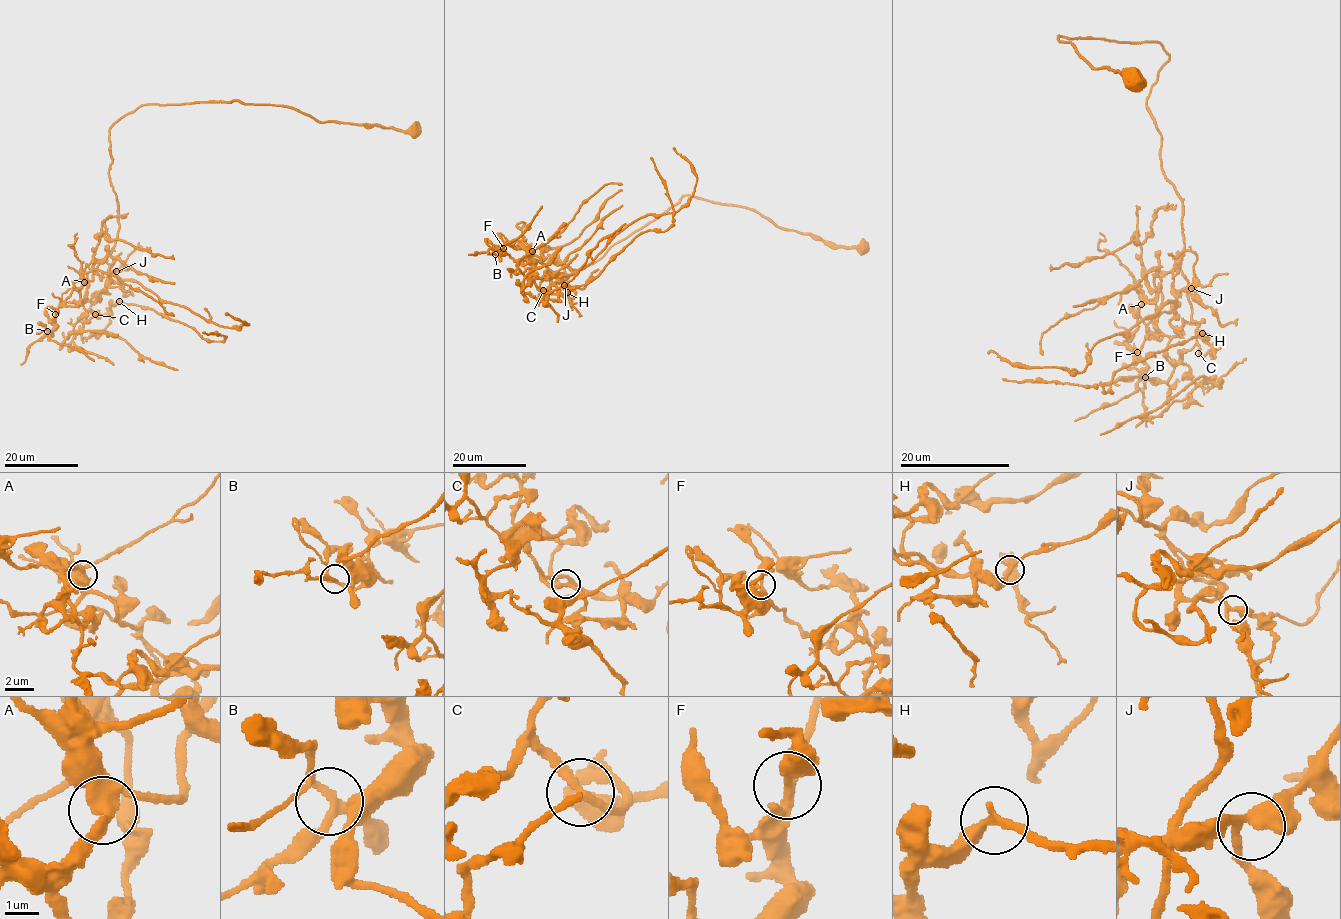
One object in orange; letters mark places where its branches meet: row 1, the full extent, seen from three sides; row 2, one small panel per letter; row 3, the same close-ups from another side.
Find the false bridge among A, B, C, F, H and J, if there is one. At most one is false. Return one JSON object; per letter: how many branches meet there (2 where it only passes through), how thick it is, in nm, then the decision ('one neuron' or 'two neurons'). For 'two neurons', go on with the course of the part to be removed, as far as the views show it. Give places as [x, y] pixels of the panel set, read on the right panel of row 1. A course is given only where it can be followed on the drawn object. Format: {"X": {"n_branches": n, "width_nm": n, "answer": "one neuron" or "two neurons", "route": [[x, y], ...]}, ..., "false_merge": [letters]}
{"A": {"n_branches": 2, "width_nm": 500, "answer": "one neuron"}, "B": {"n_branches": 3, "width_nm": 220, "answer": "one neuron"}, "C": {"n_branches": 2, "width_nm": 220, "answer": "one neuron"}, "F": {"n_branches": 3, "width_nm": 240, "answer": "one neuron"}, "H": {"n_branches": 2, "width_nm": 260, "answer": "one neuron"}, "J": {"n_branches": 3, "width_nm": 360, "answer": "one neuron"}, "false_merge": []}

